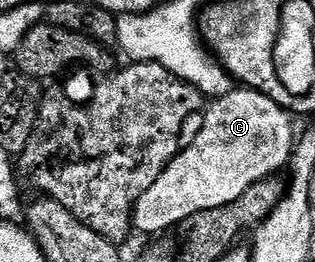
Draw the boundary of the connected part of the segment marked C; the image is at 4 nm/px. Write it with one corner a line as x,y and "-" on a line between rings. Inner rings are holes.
234,88
226,96
215,99
203,111
204,123
202,132
194,136
192,142
187,143
177,154
175,160
169,164
150,184
150,188
136,202
132,212
132,225
144,234
160,236
163,230
179,227
194,212
206,212
210,208
222,208
222,204
230,204
230,200
238,200
250,184
263,178
271,178
281,173
280,169
289,165
294,149
294,134
292,138
293,115
279,106
270,96
257,90

